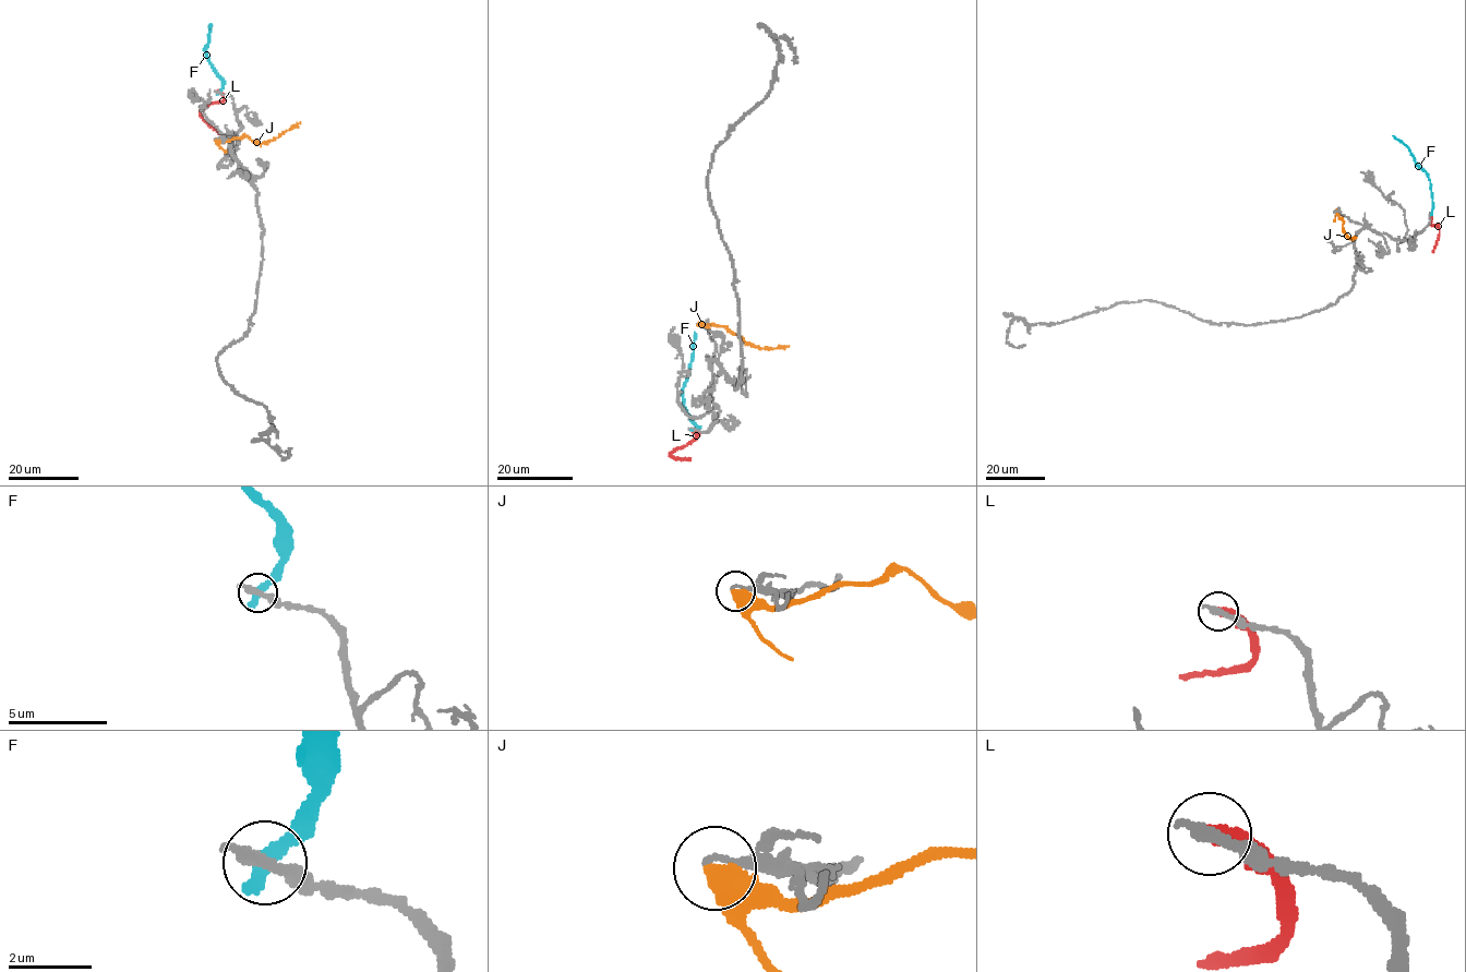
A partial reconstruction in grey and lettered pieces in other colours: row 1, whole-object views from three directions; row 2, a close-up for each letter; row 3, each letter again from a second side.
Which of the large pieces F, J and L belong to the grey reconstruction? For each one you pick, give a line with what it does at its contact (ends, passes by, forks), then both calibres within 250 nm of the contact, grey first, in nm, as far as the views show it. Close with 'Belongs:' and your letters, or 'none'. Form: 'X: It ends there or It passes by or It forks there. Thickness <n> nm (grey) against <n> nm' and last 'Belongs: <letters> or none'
Belongs: none

